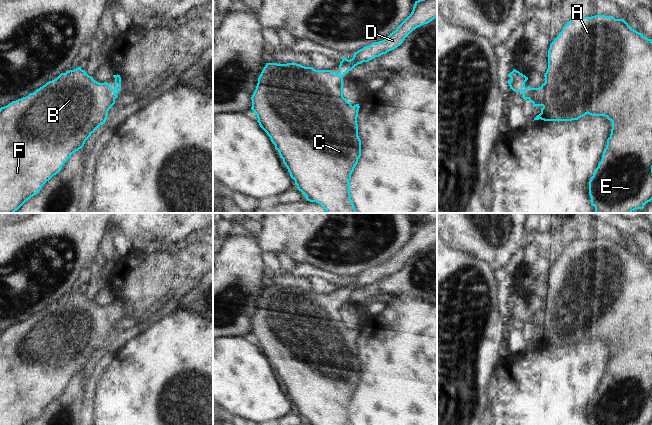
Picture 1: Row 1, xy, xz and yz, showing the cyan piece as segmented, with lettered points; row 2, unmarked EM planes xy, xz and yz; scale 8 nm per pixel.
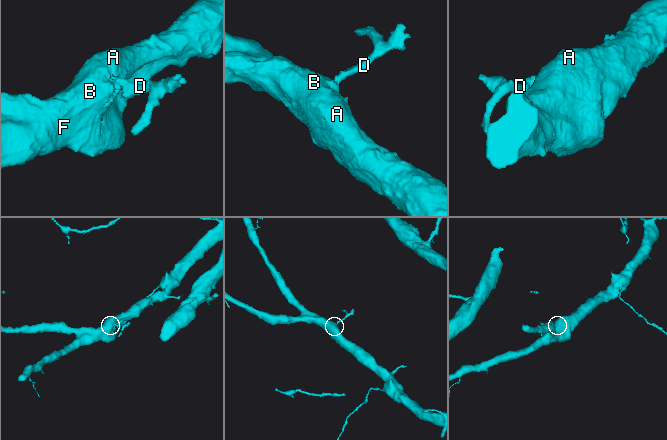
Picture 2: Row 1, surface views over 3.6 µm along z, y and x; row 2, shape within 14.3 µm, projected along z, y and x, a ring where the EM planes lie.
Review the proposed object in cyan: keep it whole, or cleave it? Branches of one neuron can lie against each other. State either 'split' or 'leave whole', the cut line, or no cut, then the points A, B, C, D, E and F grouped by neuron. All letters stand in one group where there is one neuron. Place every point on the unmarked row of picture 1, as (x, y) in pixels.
leave whole; no cut; A B C D E F

